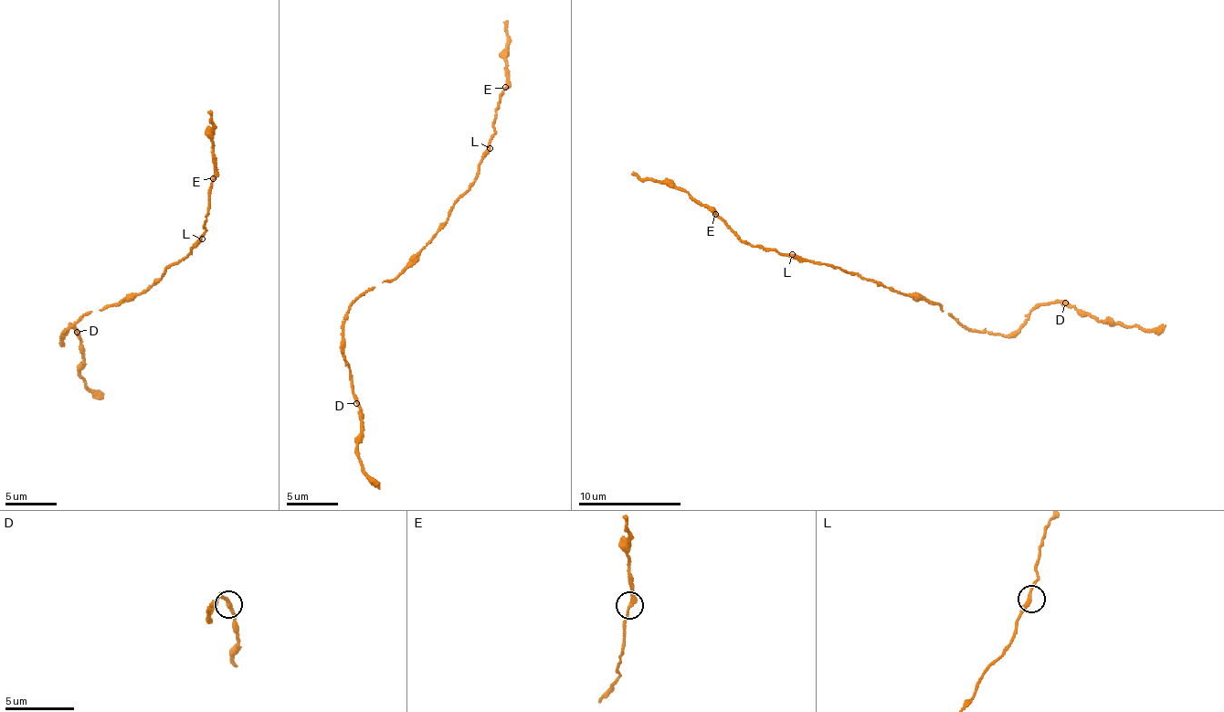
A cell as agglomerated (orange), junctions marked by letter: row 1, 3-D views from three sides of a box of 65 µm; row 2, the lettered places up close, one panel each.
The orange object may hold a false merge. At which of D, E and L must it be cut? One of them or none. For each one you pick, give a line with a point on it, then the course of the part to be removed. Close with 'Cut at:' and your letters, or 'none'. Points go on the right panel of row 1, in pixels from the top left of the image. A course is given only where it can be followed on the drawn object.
Cut at: none

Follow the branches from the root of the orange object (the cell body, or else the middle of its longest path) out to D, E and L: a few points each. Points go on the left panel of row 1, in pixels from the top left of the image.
D: (141, 292), (106, 308), (86, 312), (66, 330), (62, 344), (68, 325), (77, 332)
E: (141, 292), (161, 278), (165, 268), (184, 258), (192, 245), (206, 230), (204, 224), (212, 178)
L: (141, 292), (161, 278), (165, 268), (184, 258), (189, 249), (202, 239)

